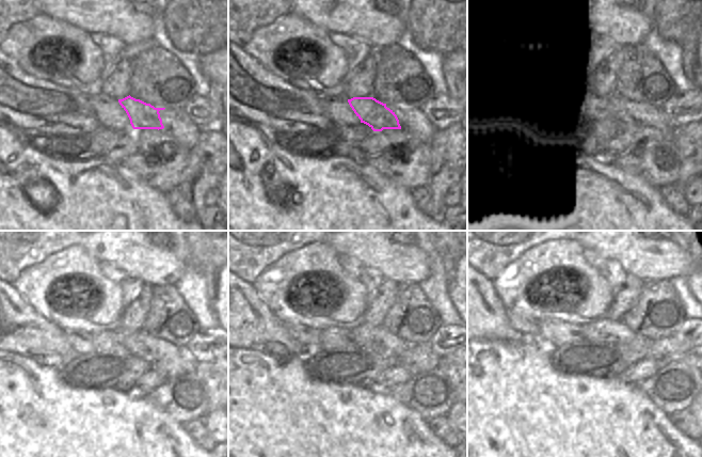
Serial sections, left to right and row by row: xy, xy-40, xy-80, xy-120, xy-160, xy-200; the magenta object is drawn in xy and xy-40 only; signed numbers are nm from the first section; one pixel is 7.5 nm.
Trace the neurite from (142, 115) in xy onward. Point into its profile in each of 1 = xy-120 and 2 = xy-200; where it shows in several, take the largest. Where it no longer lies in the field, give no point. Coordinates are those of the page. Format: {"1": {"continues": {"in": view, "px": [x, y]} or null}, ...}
{"1": {"continues": {"in": "xy-120", "px": [102, 341]}}, "2": {"continues": {"in": "xy-200", "px": [559, 333]}}}

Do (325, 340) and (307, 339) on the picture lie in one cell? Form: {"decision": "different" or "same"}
{"decision": "different"}

